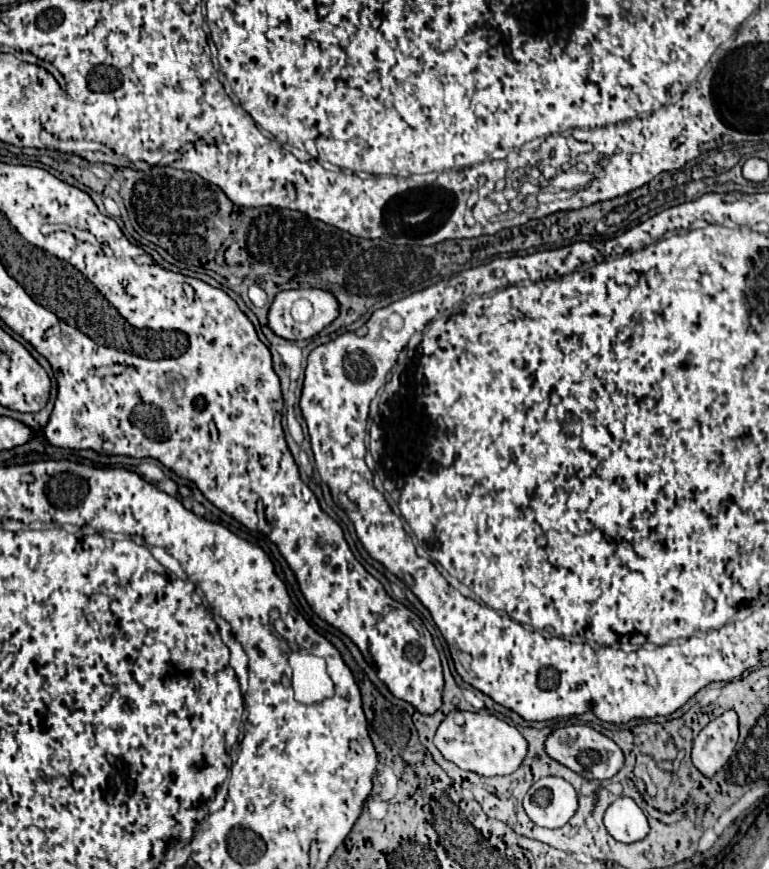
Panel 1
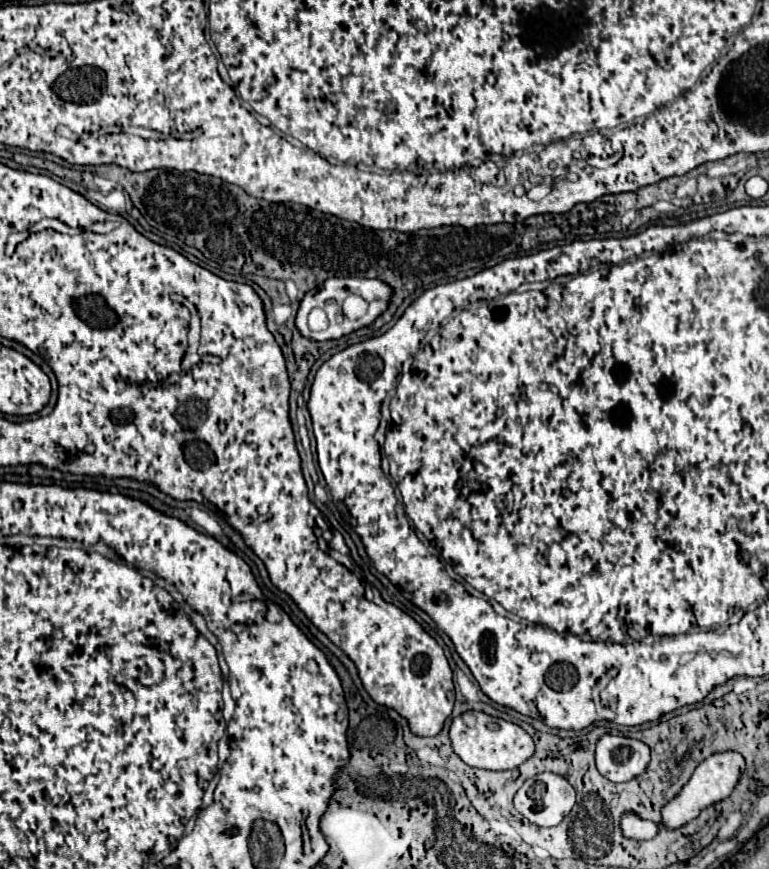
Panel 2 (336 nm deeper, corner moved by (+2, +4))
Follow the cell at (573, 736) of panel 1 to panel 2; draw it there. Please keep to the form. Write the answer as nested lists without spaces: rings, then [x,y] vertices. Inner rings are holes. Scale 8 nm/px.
[[[602,735],[596,743],[596,767],[614,783],[630,781],[644,773],[650,761],[650,747],[638,739]]]

